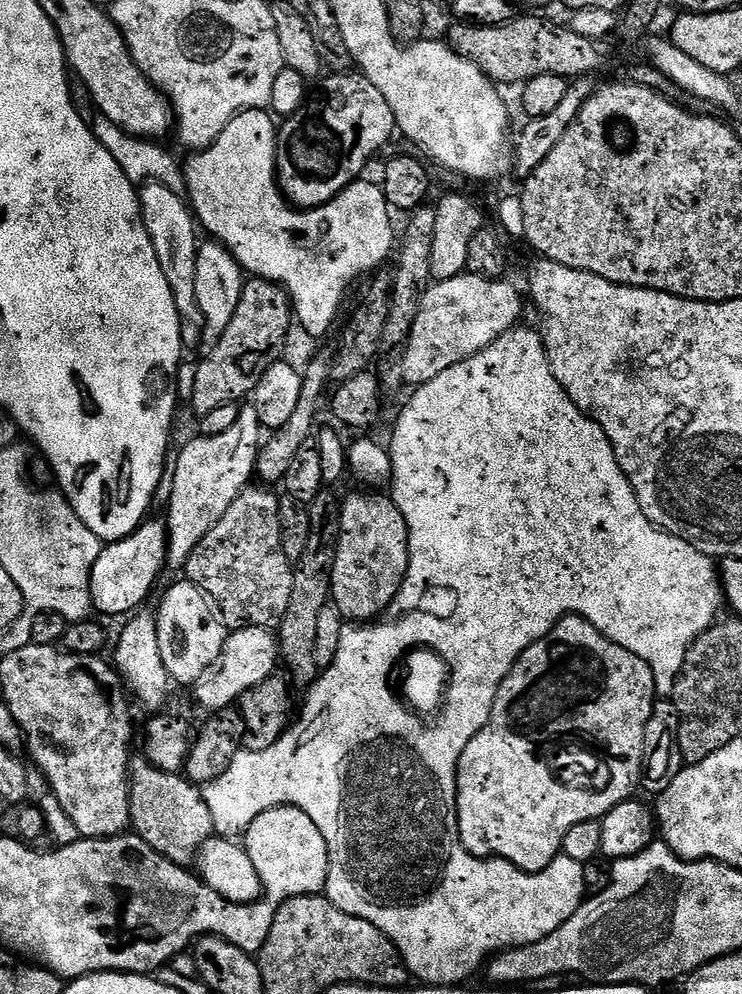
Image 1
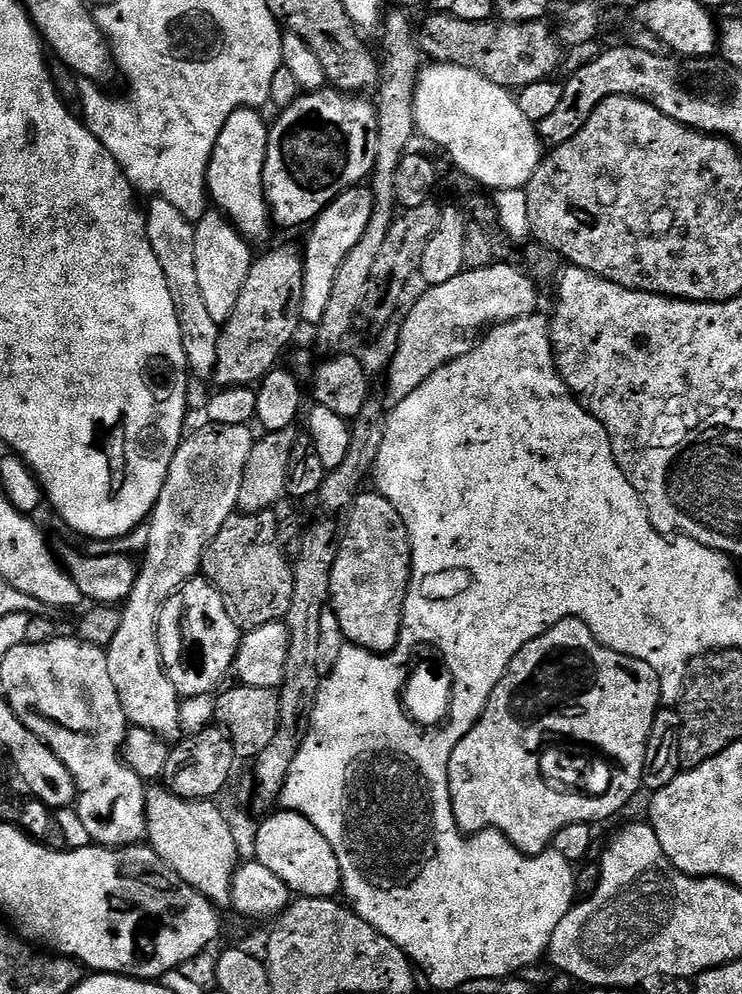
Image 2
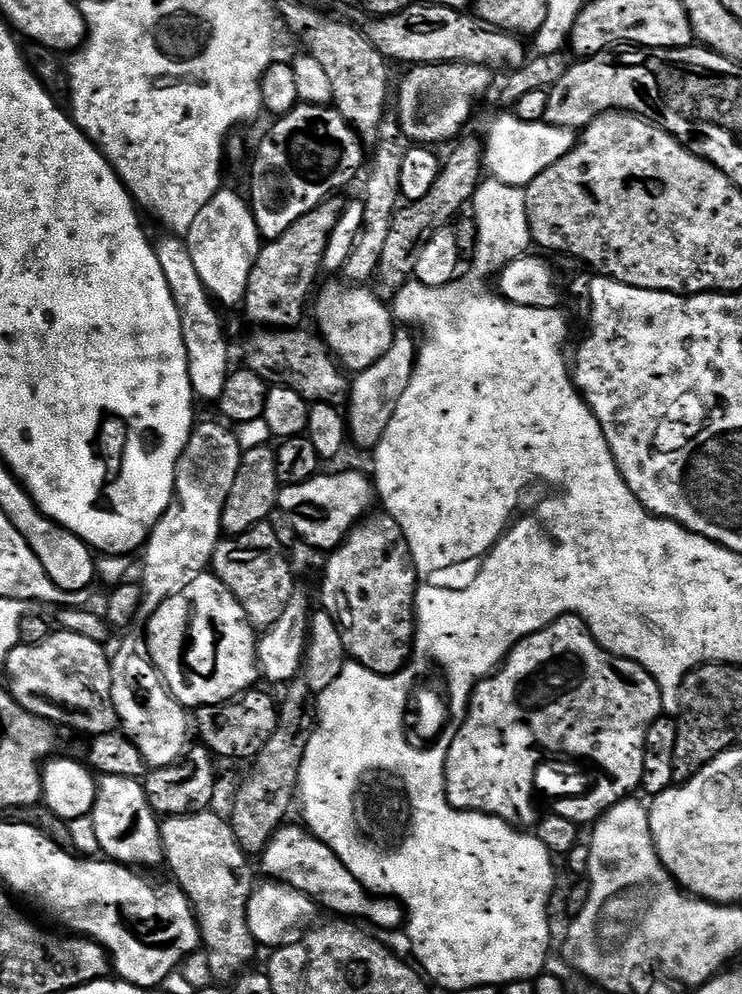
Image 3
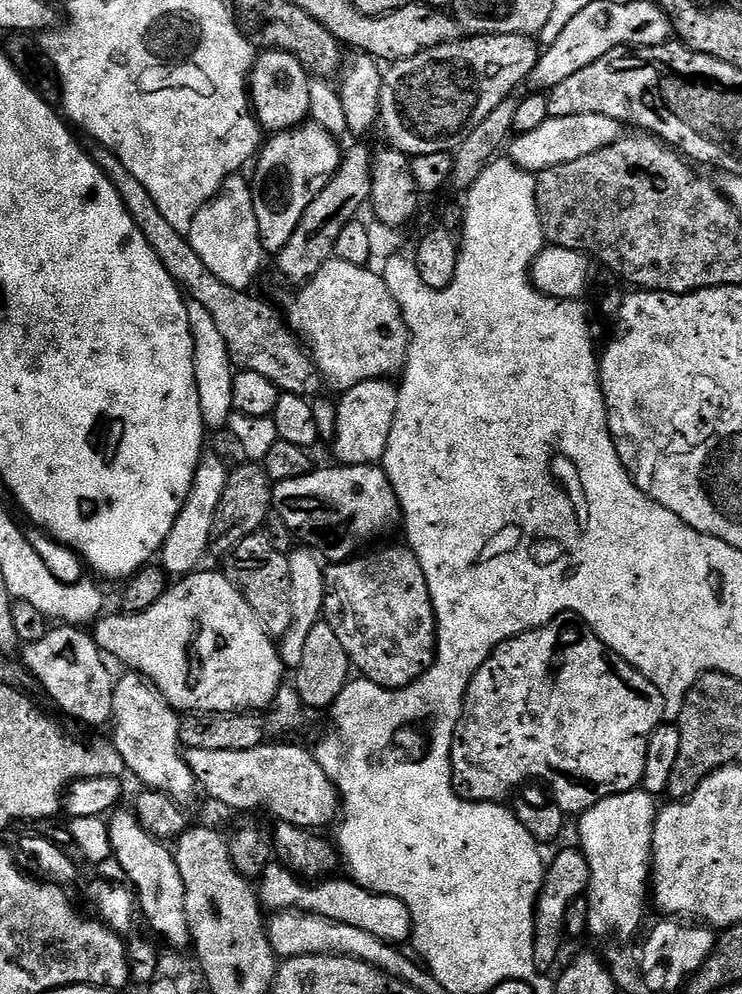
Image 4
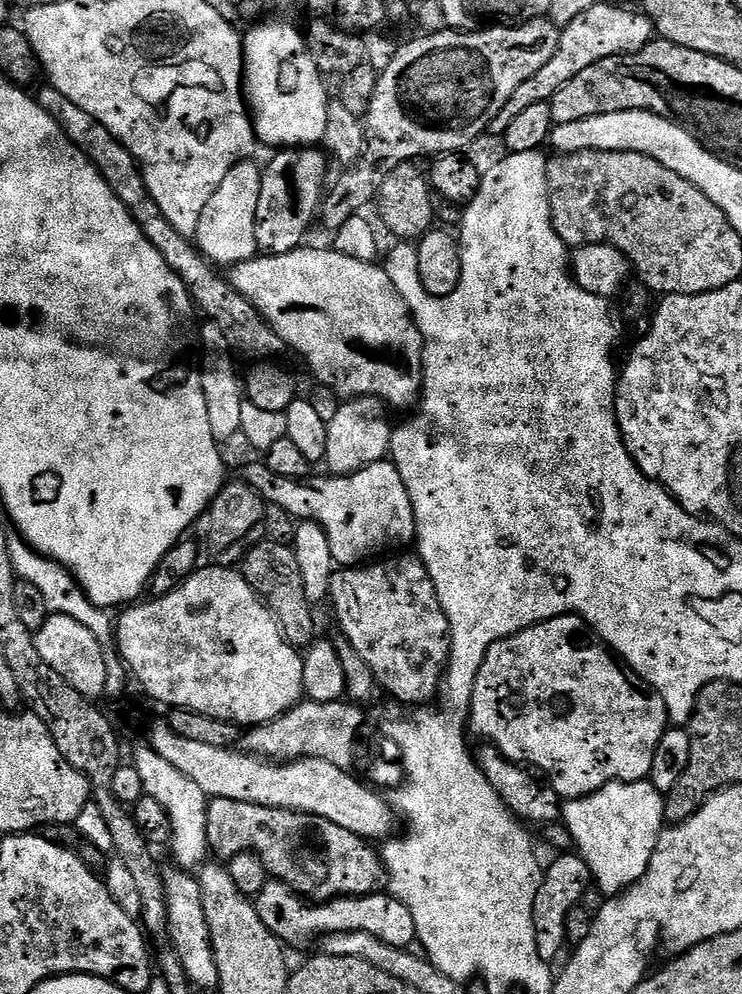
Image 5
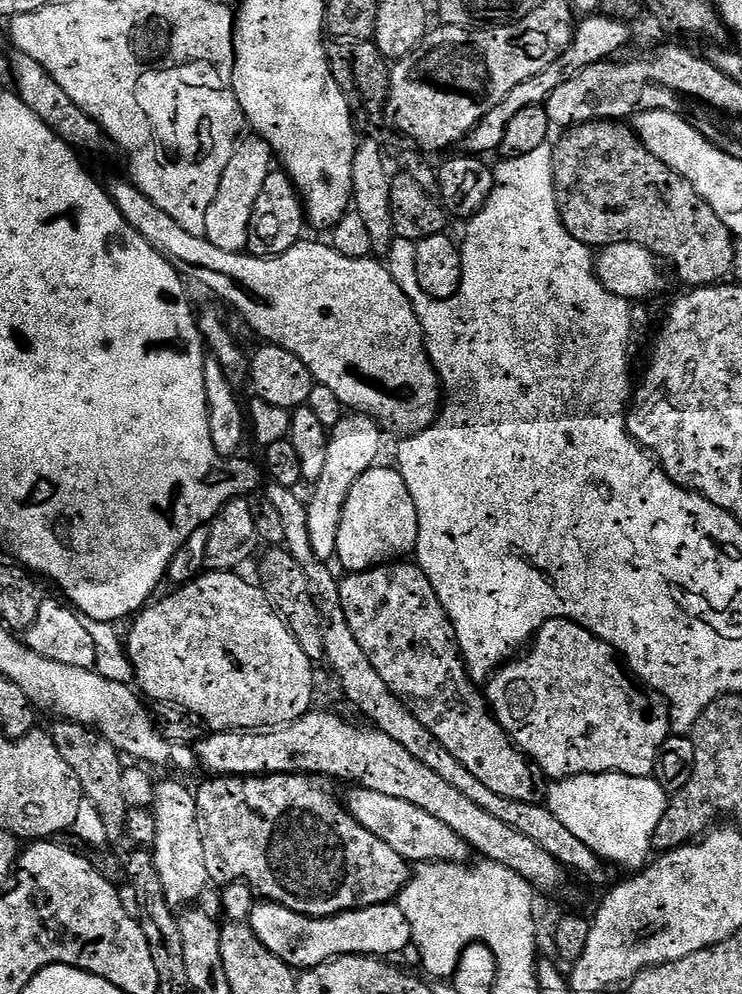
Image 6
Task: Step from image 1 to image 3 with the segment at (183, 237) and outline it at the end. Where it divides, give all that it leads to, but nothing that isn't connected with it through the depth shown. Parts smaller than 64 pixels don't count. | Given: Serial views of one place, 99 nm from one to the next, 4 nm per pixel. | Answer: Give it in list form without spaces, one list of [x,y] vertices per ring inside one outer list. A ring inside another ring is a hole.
[[[164,234],[154,247],[158,254],[158,262],[162,262],[162,270],[166,280],[170,282],[172,293],[176,298],[176,305],[180,308],[184,341],[188,351],[188,365],[190,366],[190,382],[192,391],[204,400],[219,401],[228,377],[228,340],[224,337],[224,328],[220,325],[220,316],[216,313],[217,305],[209,296],[202,278],[198,278],[198,270],[194,270],[194,258],[190,258],[187,243],[179,235]]]

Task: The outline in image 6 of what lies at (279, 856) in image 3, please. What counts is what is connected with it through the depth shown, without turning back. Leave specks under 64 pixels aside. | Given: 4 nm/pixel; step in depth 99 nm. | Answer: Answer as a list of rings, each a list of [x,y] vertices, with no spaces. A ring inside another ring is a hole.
[[[256,902],[246,923],[258,942],[293,970],[317,968],[339,956],[392,958],[388,956],[396,956],[412,944],[410,922],[396,902],[356,908],[337,916],[303,916],[281,904]]]

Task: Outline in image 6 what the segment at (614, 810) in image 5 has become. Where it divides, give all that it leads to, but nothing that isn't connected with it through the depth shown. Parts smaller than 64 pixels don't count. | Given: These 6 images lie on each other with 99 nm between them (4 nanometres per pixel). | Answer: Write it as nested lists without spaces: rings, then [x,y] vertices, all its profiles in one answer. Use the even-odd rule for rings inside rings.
[[[587,772],[584,776],[570,776],[566,780],[555,781],[551,786],[552,801],[547,801],[546,807],[594,854],[609,865],[632,868],[628,870],[639,870],[649,863],[648,851],[653,851],[652,839],[658,830],[658,822],[662,822],[666,814],[670,799],[670,794],[662,790],[656,779],[652,776],[627,776],[621,772]]]

